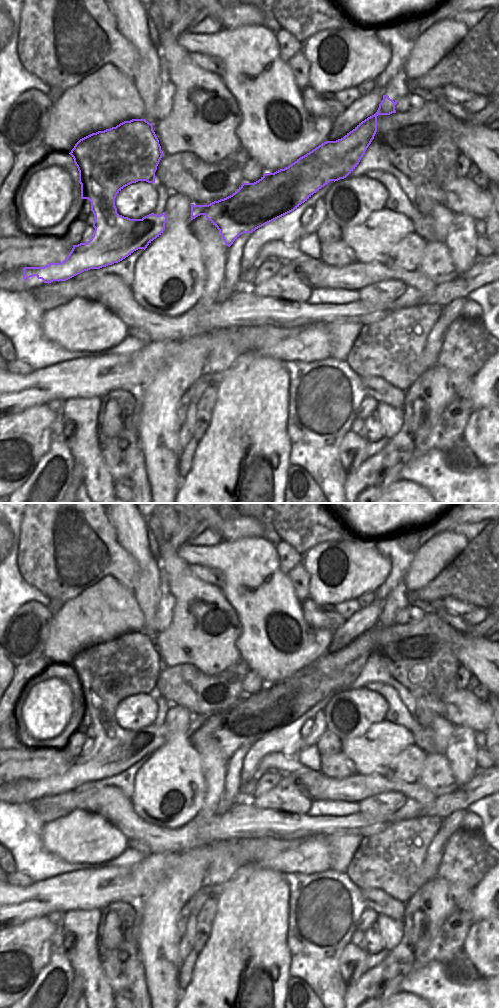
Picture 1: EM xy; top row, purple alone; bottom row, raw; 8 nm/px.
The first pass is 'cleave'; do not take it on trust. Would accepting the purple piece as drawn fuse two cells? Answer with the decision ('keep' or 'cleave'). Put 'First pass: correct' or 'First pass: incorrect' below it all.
cleave
First pass: correct

